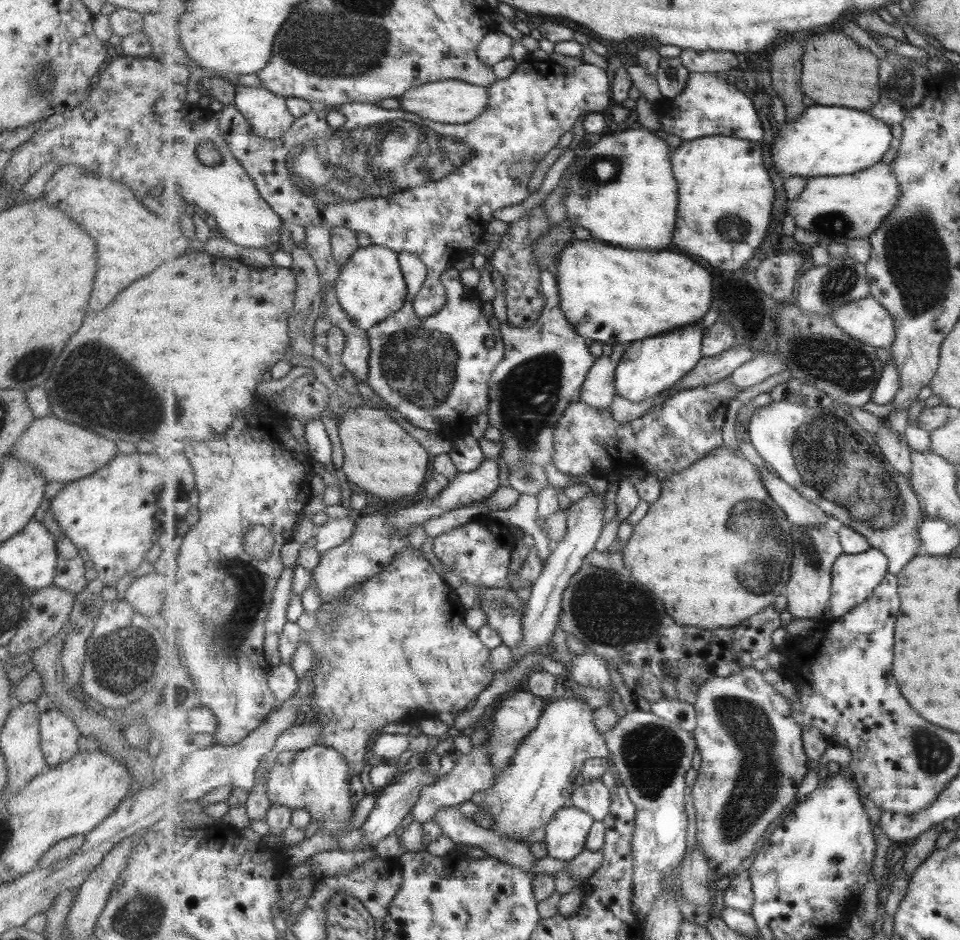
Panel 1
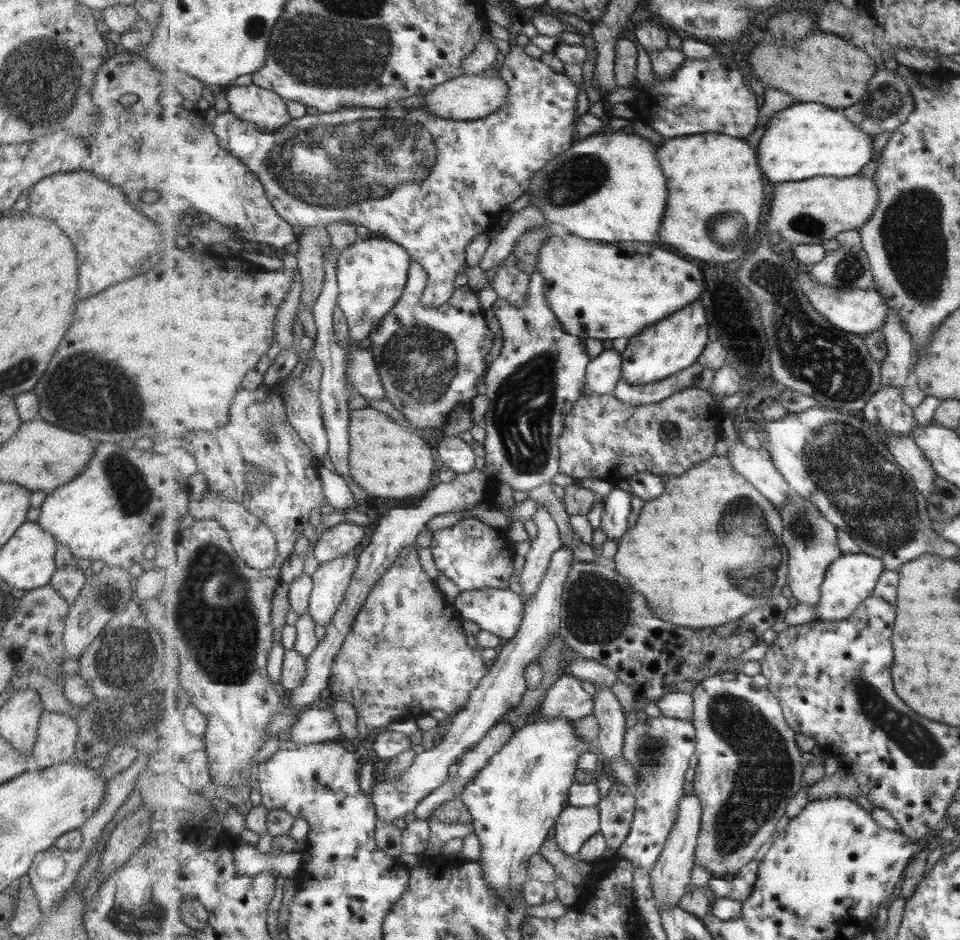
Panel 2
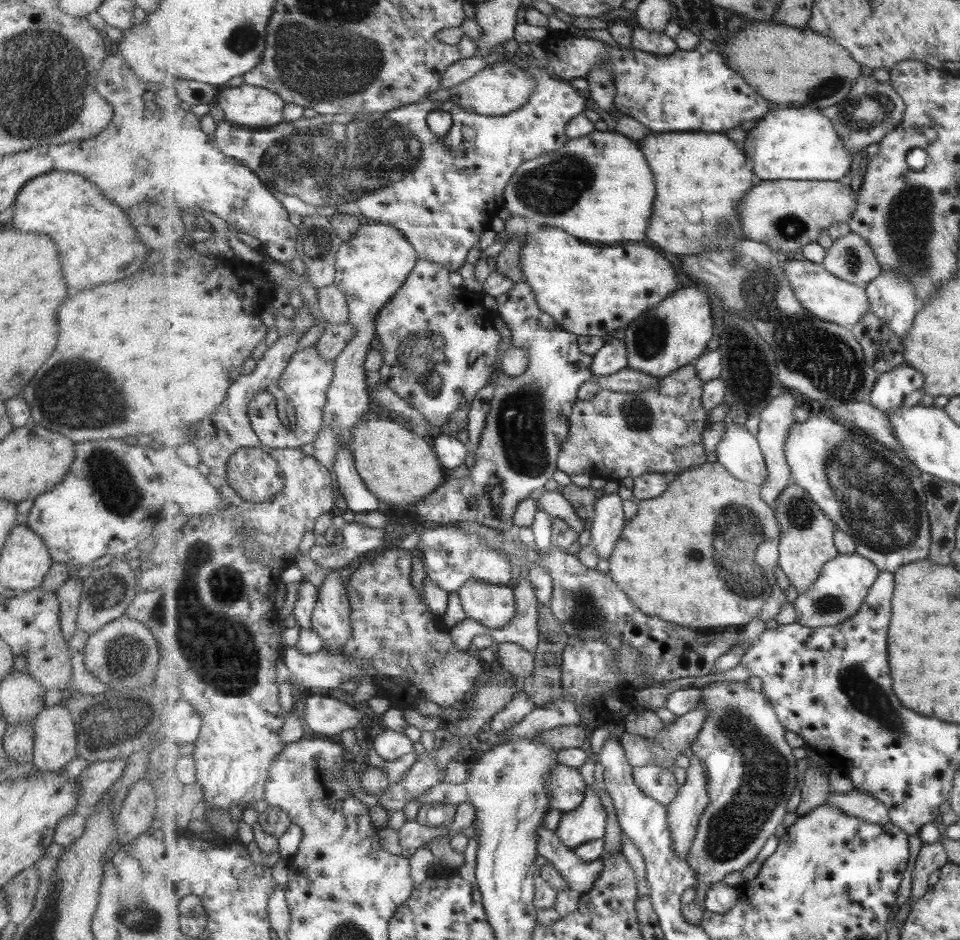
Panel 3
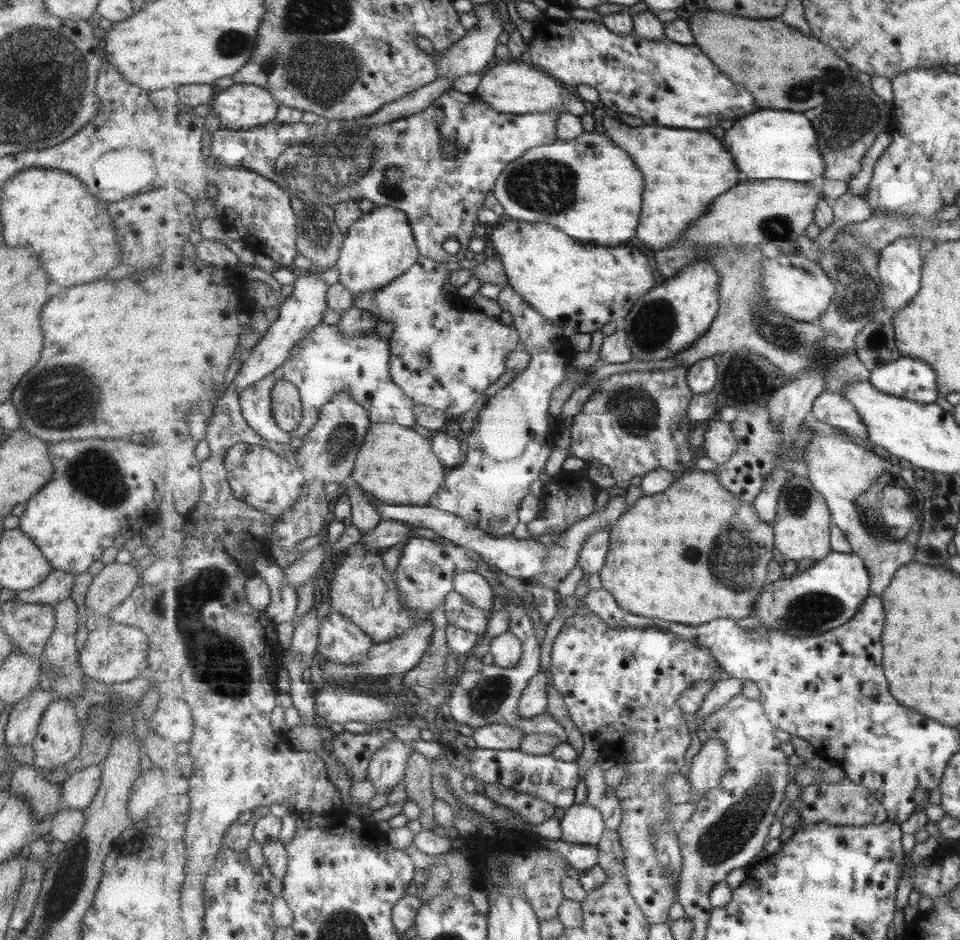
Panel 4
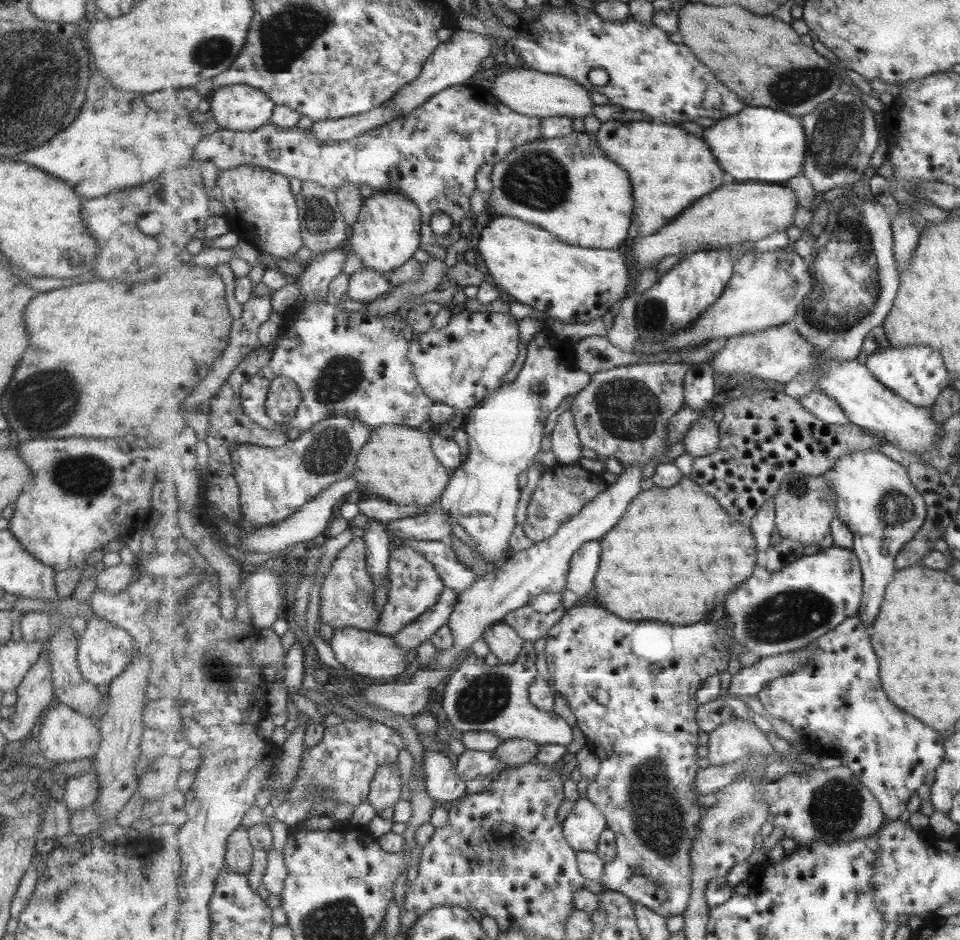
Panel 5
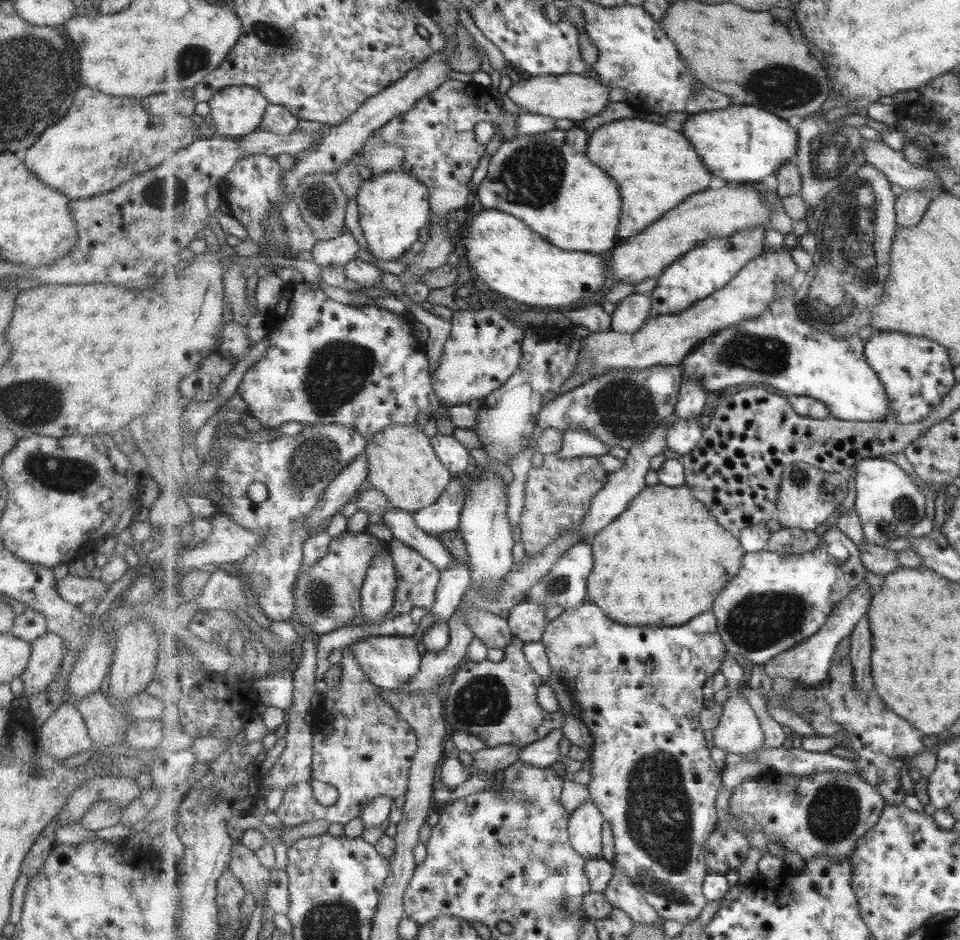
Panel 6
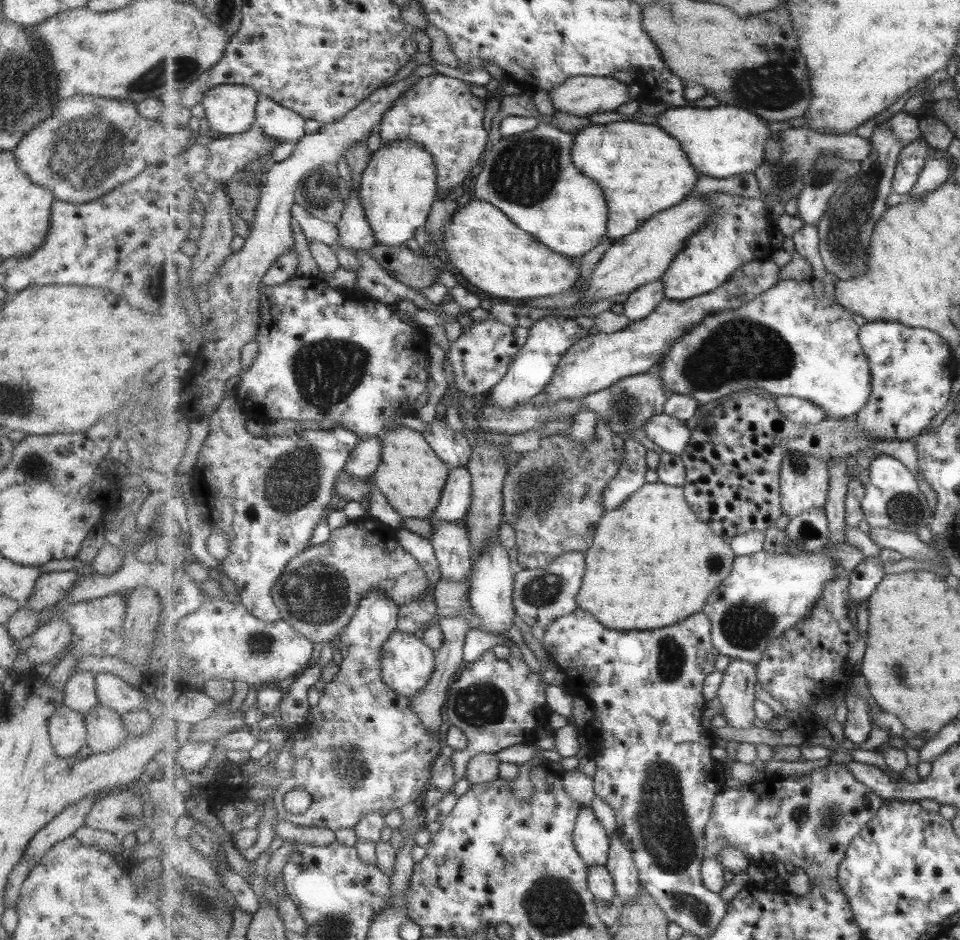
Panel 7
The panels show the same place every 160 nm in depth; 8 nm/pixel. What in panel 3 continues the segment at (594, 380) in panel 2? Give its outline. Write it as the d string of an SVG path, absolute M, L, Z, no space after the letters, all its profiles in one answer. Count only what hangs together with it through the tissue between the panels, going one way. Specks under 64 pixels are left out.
M613 338L594 355L593 376L597 378L613 376L613 374L617 374L628 367L629 358L626 342Z

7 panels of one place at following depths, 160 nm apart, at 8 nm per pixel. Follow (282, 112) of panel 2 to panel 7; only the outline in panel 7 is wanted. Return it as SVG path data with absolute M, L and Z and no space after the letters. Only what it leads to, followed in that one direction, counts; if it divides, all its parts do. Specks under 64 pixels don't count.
M224 84L206 92L198 109L199 124L205 136L214 133L241 134L256 123L260 93L252 86Z

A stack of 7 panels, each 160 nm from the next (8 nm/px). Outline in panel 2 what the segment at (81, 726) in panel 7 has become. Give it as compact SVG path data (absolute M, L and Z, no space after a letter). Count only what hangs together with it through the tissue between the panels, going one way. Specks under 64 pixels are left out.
M43 711L30 754L40 769L67 762L73 757L78 726L68 712Z

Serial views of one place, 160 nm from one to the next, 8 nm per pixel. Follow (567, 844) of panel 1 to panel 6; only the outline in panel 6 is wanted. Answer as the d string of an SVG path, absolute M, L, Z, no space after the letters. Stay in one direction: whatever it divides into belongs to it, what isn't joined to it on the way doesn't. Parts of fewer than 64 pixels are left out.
M587 802L572 813L569 832L572 846L586 861L604 859L604 815L593 802Z

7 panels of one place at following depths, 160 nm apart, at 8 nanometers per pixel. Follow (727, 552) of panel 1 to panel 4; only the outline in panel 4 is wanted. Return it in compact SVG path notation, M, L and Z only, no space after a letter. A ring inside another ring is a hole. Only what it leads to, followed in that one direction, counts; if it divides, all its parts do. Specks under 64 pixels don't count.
M696 469L685 472L673 483L673 486L665 492L641 496L635 503L627 508L627 512L620 520L610 528L610 549L605 566L599 572L602 588L606 589L615 596L617 602L623 610L635 615L649 619L665 620L671 623L683 625L699 626L706 622L714 621L718 618L739 618L751 617L754 611L754 602L768 583L768 564L773 560L773 546L775 547L774 527L763 522L758 515L758 510L751 502L743 502L734 494L731 494L720 482L717 482L715 471L699 471ZM715 552L719 552L719 576L715 574L715 560L711 558Z

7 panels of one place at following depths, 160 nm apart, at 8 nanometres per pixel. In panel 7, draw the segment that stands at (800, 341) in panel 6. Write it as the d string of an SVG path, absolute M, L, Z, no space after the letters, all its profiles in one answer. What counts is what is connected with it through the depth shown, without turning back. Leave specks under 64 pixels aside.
M785 279L737 310L723 310L705 317L677 340L665 362L656 369L670 394L688 394L703 404L729 394L760 392L774 398L795 396L810 400L826 410L831 419L853 420L869 402L872 377L860 342L860 327L852 315L842 305L817 298L811 280Z

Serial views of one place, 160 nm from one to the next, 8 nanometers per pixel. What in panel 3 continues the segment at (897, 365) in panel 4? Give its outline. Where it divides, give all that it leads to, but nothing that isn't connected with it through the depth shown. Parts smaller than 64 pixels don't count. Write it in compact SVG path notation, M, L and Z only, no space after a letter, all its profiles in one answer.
M901 366L879 377L869 401L887 414L901 407L914 407L928 394L926 385L926 378L919 370Z

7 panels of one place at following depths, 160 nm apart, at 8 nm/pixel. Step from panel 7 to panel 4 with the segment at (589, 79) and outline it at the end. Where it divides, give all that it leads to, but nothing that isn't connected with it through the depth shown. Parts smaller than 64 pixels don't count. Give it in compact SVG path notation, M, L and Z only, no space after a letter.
M518 60L500 62L495 67L484 71L481 76L481 83L475 90L475 94L497 111L535 114L561 109L563 113L570 112L579 117L587 113L585 104L572 88L547 75L533 64L522 63Z

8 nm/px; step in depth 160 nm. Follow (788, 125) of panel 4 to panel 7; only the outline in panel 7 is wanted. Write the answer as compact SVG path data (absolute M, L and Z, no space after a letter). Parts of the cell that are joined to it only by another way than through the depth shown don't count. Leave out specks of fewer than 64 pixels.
M719 106L719 108L673 108L666 109L664 113L660 113L657 117L657 126L661 126L663 130L669 130L669 134L673 134L683 150L689 154L693 166L697 168L697 172L701 175L707 175L713 178L727 178L727 176L735 176L735 174L743 174L743 172L754 173L766 158L765 143L771 138L771 130L767 123L760 116L741 110L737 106Z

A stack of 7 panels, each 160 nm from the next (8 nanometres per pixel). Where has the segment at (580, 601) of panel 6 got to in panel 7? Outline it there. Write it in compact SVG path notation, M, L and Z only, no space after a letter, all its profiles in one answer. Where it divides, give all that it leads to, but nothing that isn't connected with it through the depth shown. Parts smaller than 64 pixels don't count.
M583 552L562 554L549 568L519 571L514 580L514 602L518 618L529 626L540 626L546 631L559 618L575 612L578 609L577 594L583 587L586 572L586 553Z

